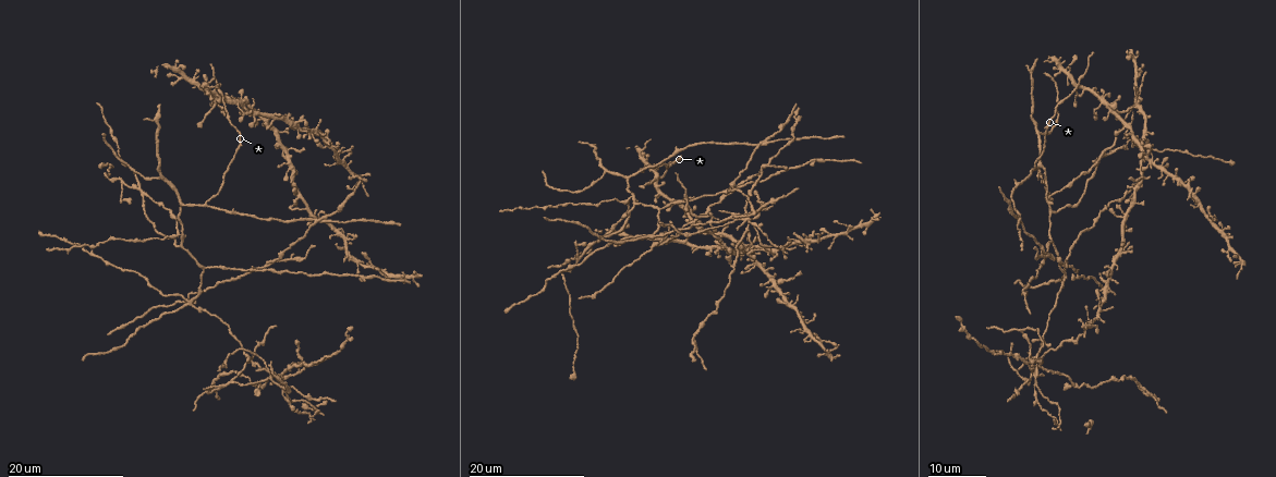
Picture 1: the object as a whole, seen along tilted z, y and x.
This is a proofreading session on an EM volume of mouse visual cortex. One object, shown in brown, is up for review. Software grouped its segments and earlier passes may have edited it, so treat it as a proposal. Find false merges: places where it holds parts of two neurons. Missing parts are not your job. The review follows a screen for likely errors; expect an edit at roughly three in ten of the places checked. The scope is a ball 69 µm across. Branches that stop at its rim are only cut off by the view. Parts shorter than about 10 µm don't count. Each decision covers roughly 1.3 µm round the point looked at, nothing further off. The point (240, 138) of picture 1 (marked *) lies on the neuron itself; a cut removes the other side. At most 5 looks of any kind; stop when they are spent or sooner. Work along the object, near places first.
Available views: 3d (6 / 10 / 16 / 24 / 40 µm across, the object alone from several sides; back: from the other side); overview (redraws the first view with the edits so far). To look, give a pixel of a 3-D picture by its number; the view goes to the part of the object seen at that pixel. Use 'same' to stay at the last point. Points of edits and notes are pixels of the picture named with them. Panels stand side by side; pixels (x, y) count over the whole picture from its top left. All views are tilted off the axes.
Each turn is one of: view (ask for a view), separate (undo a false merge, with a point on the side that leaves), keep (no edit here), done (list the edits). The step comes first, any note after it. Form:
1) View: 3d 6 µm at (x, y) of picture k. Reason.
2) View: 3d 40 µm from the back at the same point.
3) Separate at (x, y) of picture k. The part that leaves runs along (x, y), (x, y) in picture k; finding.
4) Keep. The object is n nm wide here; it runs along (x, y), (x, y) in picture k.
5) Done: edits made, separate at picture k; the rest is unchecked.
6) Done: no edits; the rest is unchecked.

View: 3d 16 µm at (160, 178) of picture 1.

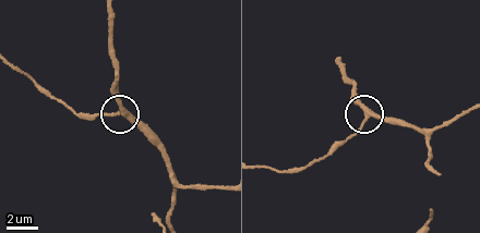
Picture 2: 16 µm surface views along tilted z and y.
View: 3d 10 µm at (368, 117) of picture 2.

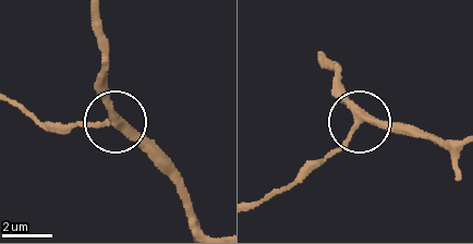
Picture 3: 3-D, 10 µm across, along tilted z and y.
Keep. 3 arms meet here; it runs along (462, 139), (448, 146), (433, 137), (359, 122), (334, 84) in picture 3; one neuron here.

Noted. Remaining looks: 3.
View: 3d 16 µm at (647, 233) of picture 1. Four-way junction.

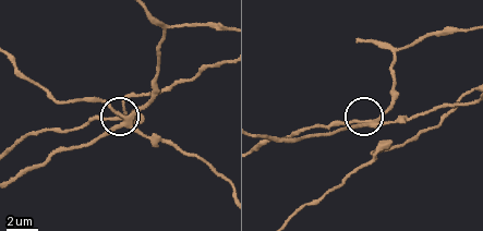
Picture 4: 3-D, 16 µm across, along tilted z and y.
View: 3d 10 µm at (124, 118) of picture 4.

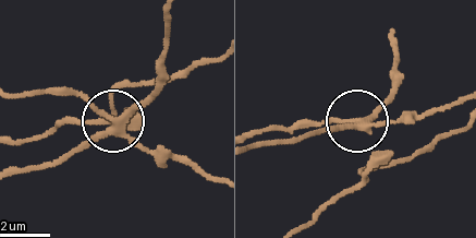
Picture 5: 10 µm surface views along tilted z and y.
Separate at (151, 151) of picture 5. The object is 280 nm wide here; the part that leaves runs along (122, 129), (153, 151), (184, 157), (217, 177) in picture 5; two neurons meet here.

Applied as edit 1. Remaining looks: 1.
Done: edits made, separate at picture 5; the rest is unchecked.

